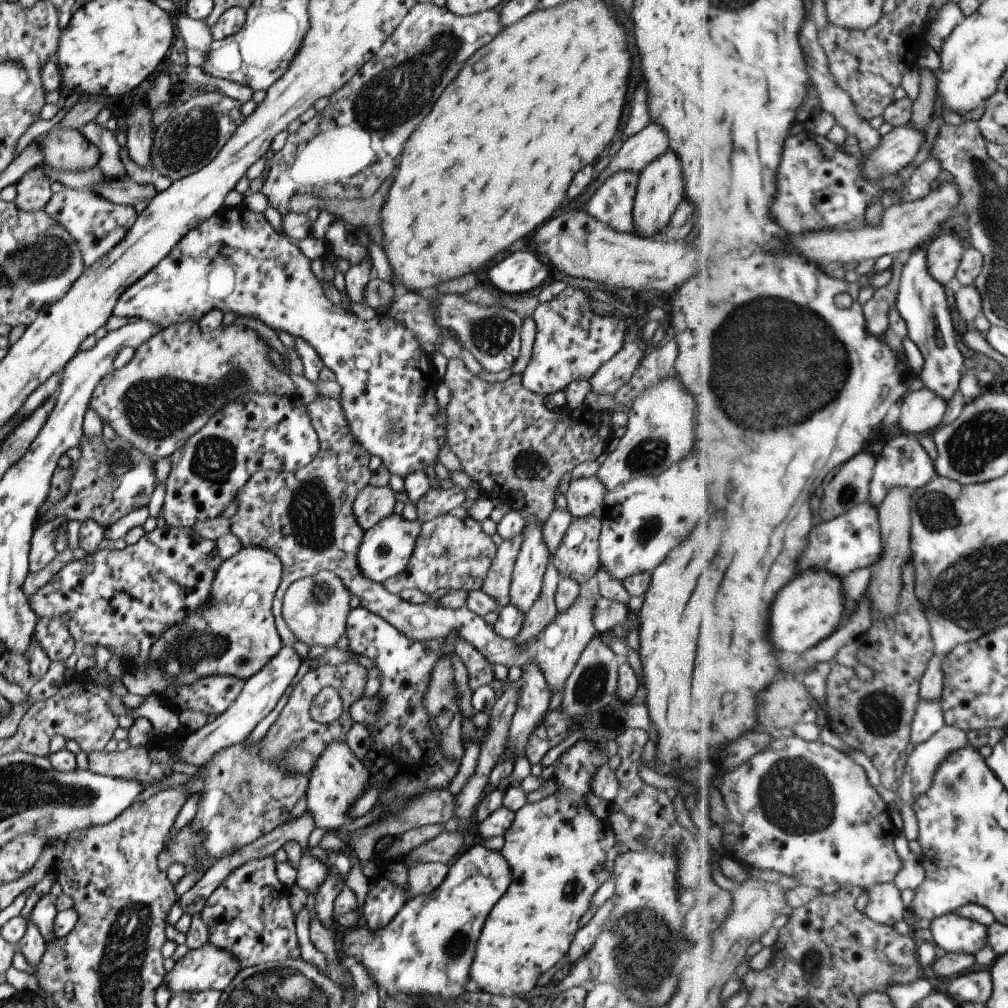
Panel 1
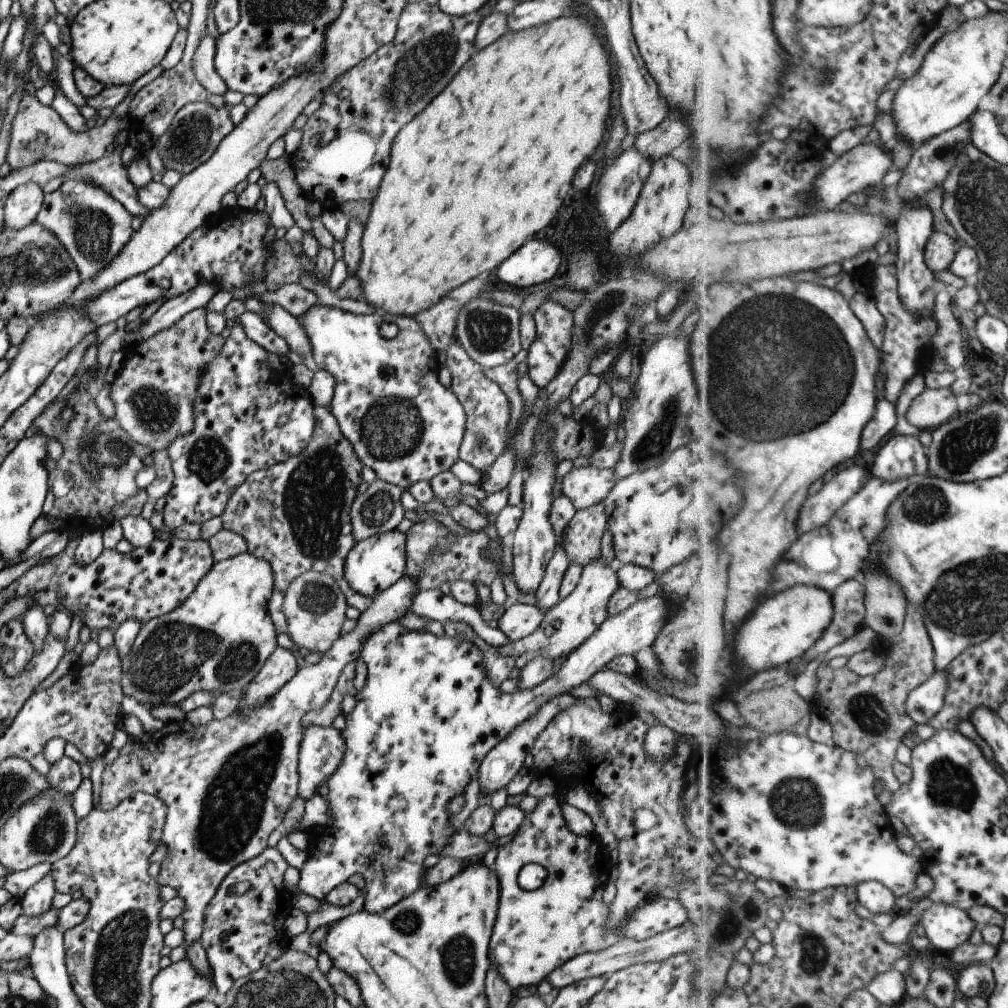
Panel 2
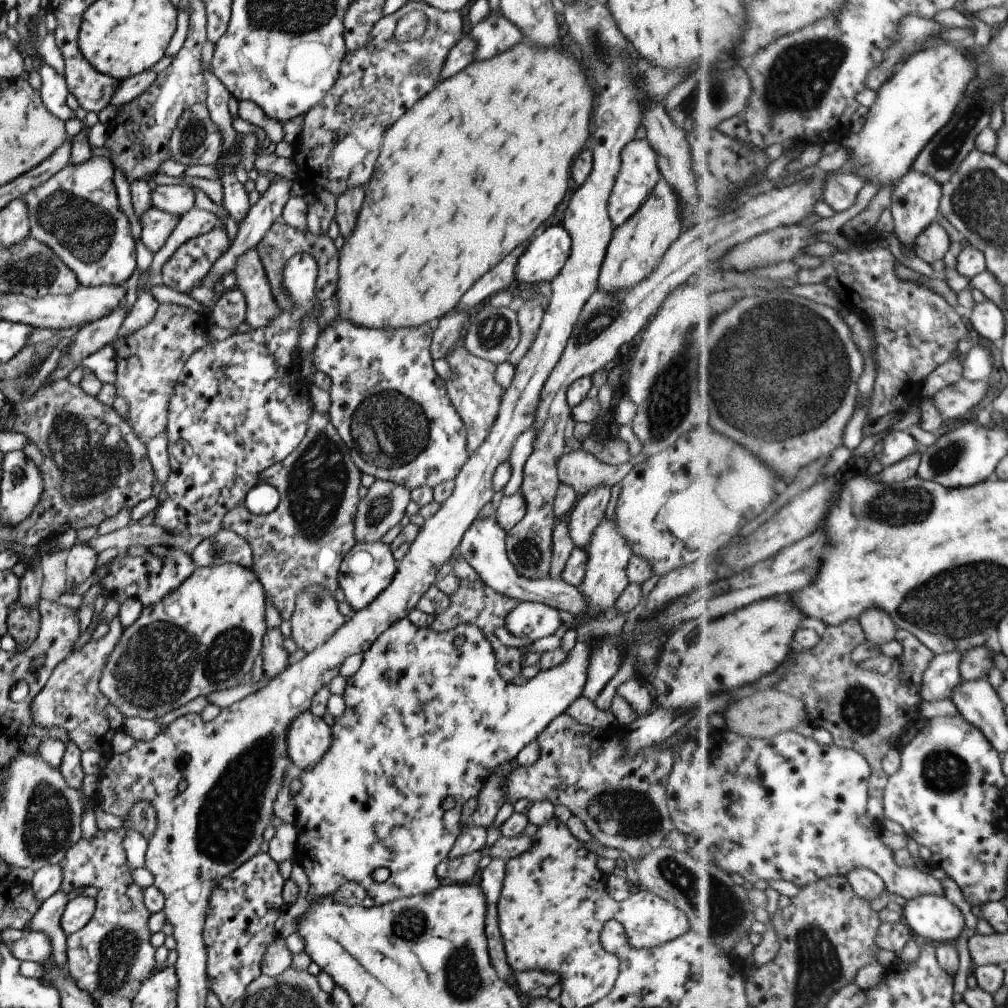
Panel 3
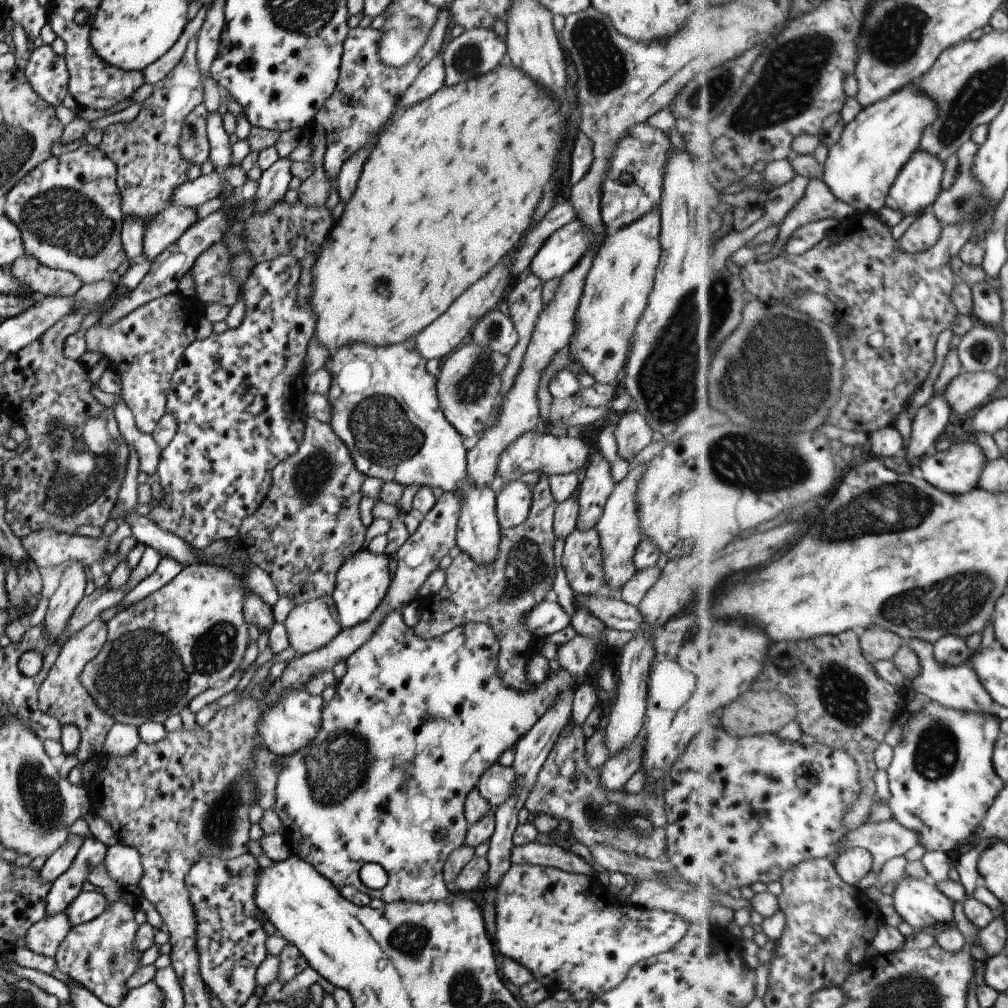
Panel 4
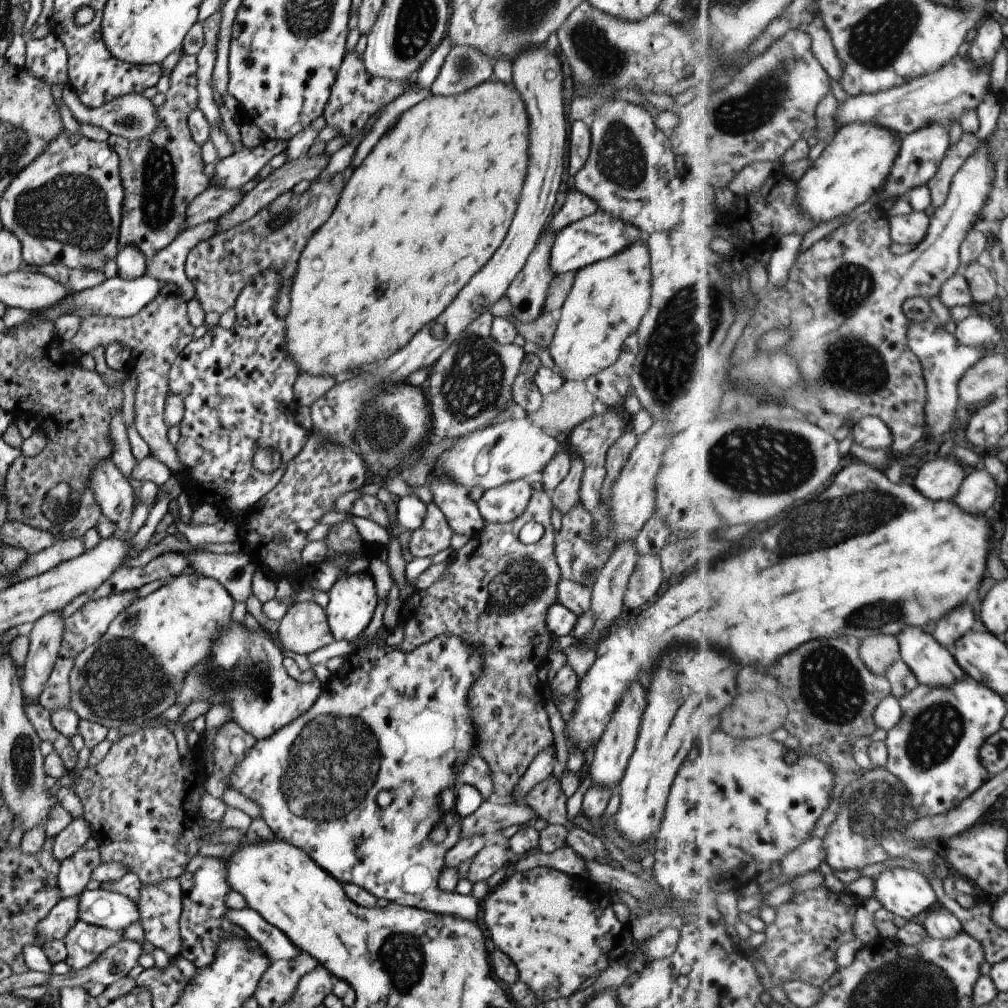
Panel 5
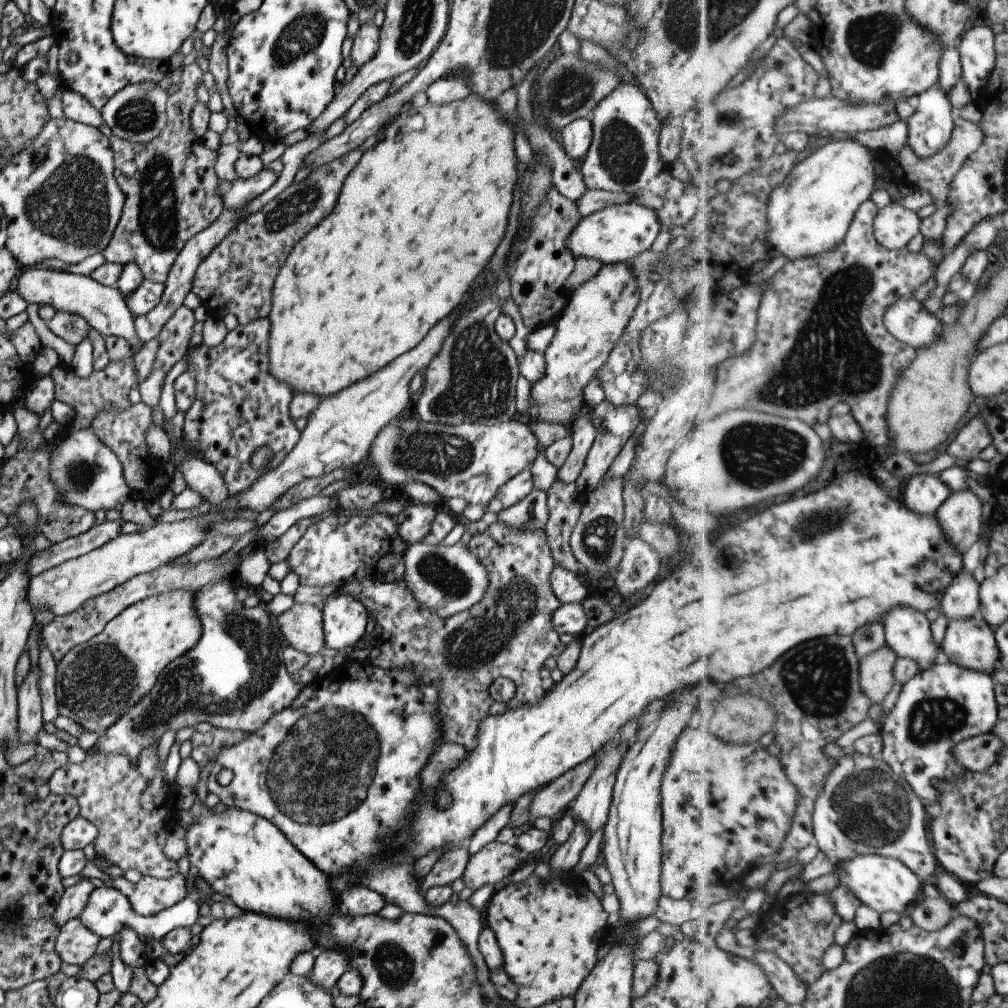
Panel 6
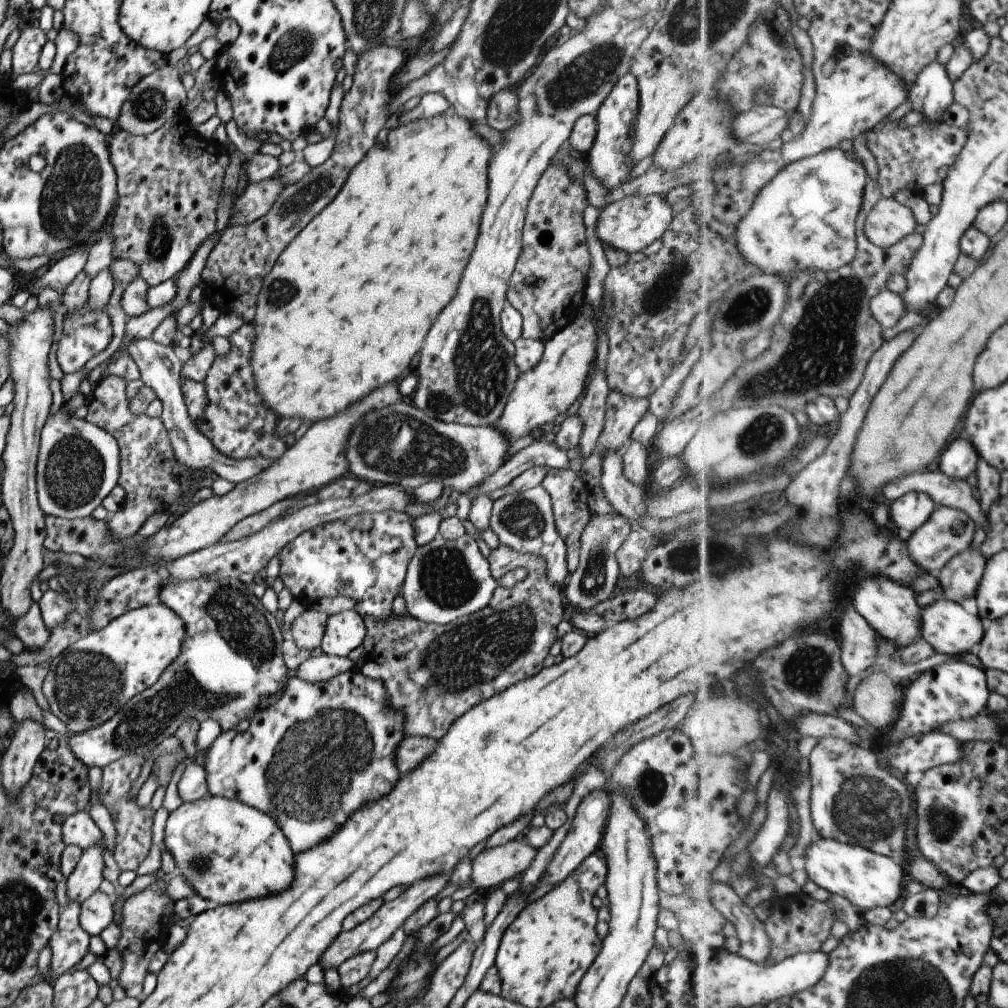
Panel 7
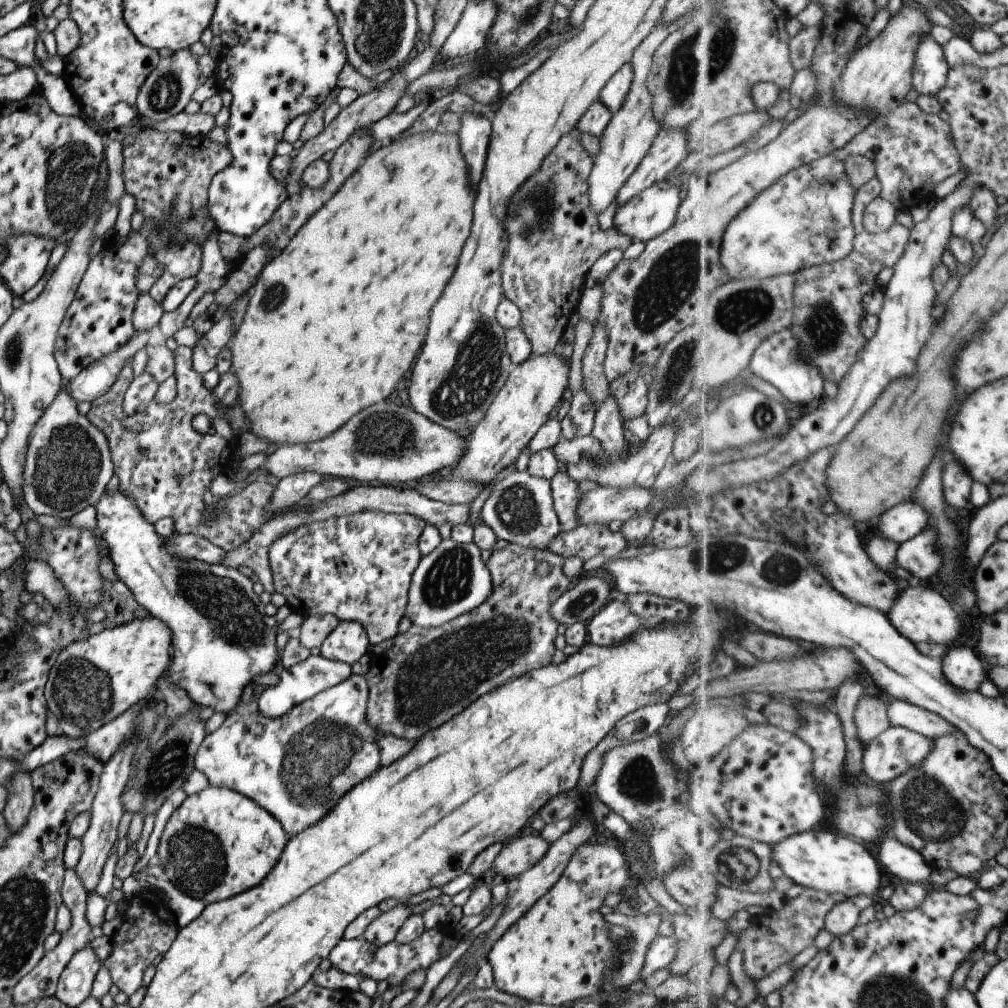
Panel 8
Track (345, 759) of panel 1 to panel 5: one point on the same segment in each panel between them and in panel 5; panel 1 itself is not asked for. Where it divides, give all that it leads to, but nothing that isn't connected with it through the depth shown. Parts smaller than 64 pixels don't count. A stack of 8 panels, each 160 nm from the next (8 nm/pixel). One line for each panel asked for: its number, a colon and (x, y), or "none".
2: (321, 750)
3: (308, 738)
4: (291, 723)
5: (245, 669)

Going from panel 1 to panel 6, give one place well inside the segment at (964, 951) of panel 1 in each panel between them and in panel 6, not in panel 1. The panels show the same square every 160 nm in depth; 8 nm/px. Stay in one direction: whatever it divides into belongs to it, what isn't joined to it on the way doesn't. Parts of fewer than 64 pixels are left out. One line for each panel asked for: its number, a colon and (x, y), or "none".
2: (948, 927)
3: (931, 916)
4: (920, 903)
5: (906, 892)
6: (885, 884)

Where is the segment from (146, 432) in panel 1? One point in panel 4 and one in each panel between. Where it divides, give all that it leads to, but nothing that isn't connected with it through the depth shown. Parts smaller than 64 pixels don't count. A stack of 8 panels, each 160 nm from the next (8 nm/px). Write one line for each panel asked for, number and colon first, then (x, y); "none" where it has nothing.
2: (153, 395)
3: (148, 361)
4: (143, 348)

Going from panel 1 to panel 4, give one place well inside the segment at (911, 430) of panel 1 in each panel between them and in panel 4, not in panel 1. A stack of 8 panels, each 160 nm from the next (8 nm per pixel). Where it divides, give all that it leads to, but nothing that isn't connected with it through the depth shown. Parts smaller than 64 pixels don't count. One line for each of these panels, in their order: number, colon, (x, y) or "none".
2: (933, 407)
3: (954, 401)
4: (969, 391)

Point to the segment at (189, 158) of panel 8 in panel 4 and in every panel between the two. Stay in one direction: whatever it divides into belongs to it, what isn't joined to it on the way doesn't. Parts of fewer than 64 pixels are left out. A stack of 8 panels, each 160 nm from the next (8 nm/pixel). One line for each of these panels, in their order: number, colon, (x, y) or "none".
4: (149, 167)
5: (160, 173)
6: (169, 183)
7: (168, 182)

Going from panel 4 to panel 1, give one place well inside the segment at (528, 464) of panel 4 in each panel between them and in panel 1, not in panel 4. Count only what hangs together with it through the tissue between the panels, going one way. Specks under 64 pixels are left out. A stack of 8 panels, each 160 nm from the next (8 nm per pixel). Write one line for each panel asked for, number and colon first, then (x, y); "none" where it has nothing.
1: (584, 496)
2: (584, 487)
3: (581, 471)

